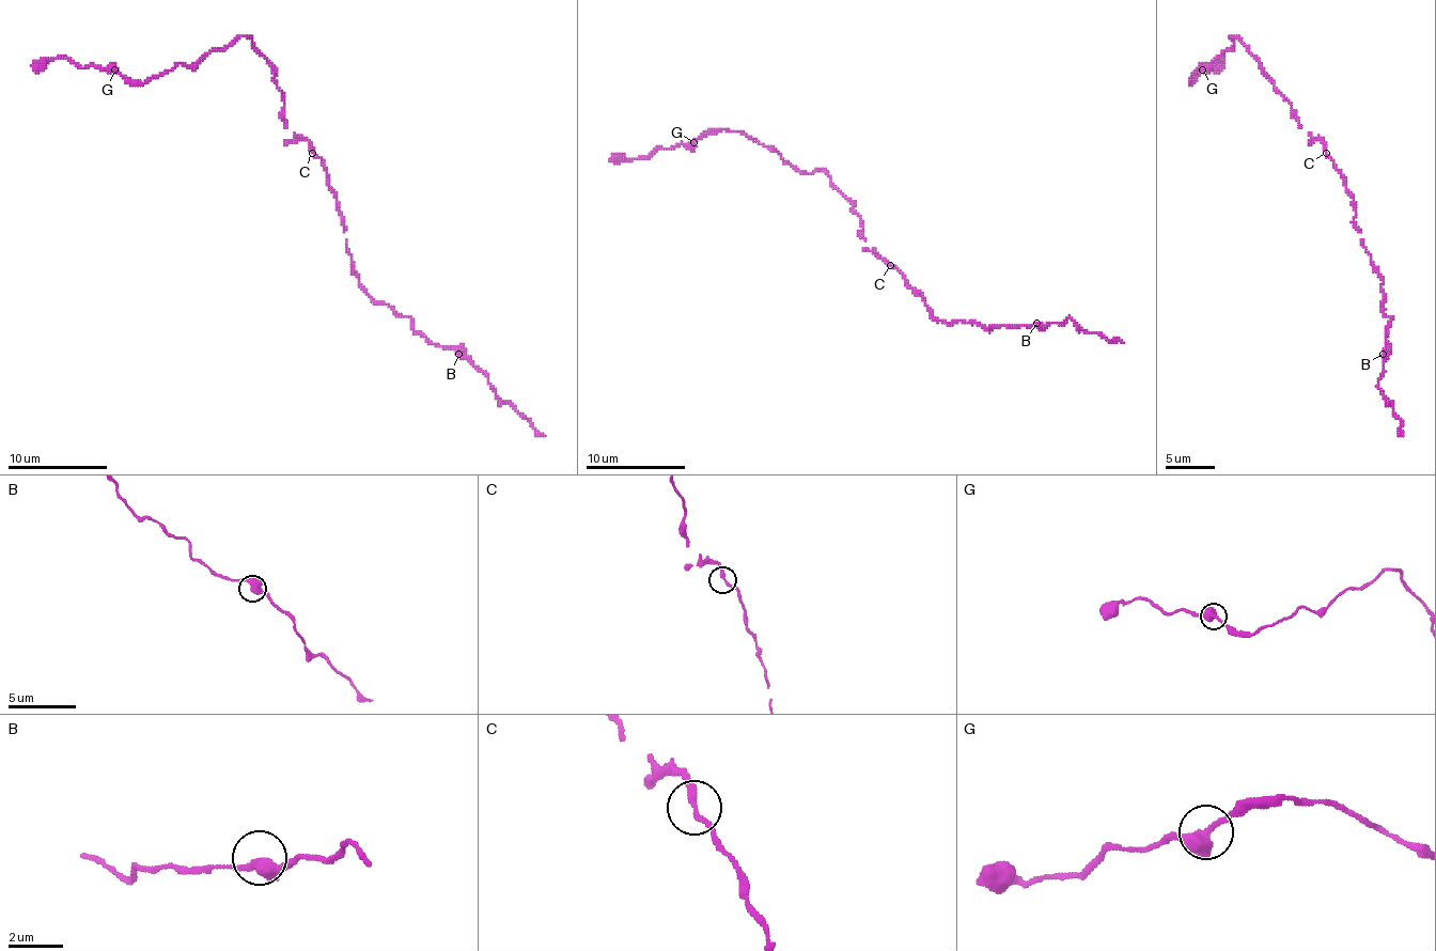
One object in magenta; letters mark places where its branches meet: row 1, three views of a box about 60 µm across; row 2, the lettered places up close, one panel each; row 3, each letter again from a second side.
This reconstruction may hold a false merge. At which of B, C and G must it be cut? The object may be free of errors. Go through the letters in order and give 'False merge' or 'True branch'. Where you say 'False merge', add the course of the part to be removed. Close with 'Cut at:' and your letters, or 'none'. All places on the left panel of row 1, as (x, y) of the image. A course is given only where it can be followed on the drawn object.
B: True branch
C: True branch
G: False merge. Course of the part to remove: (115, 71), (91, 65), (78, 68), (65, 58), (43, 61), (33, 71)
Cut at: G

